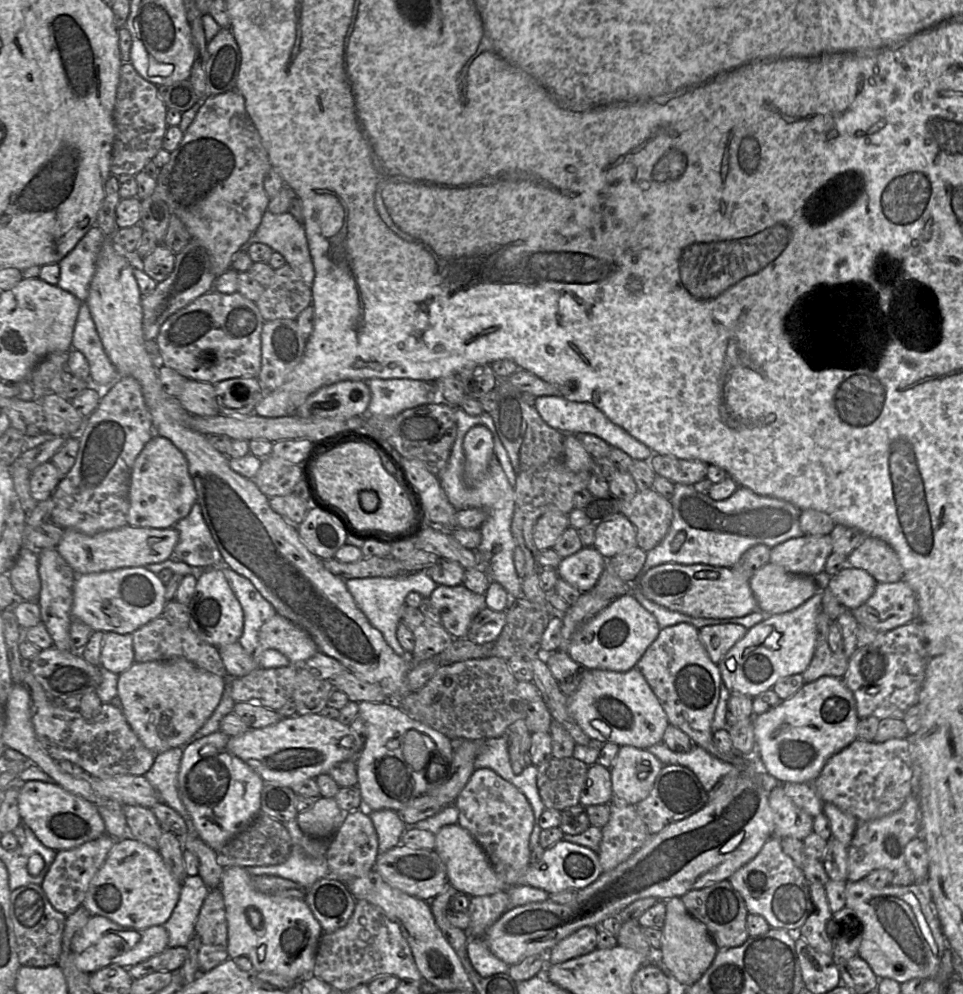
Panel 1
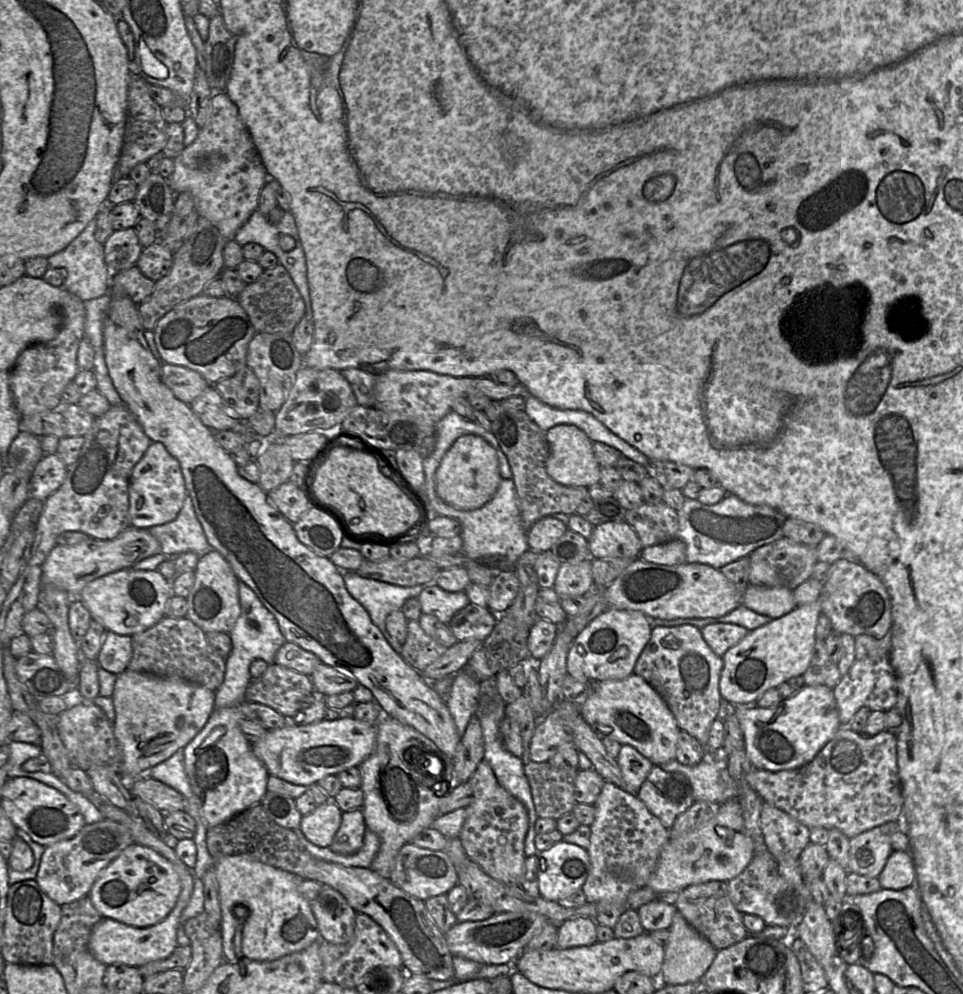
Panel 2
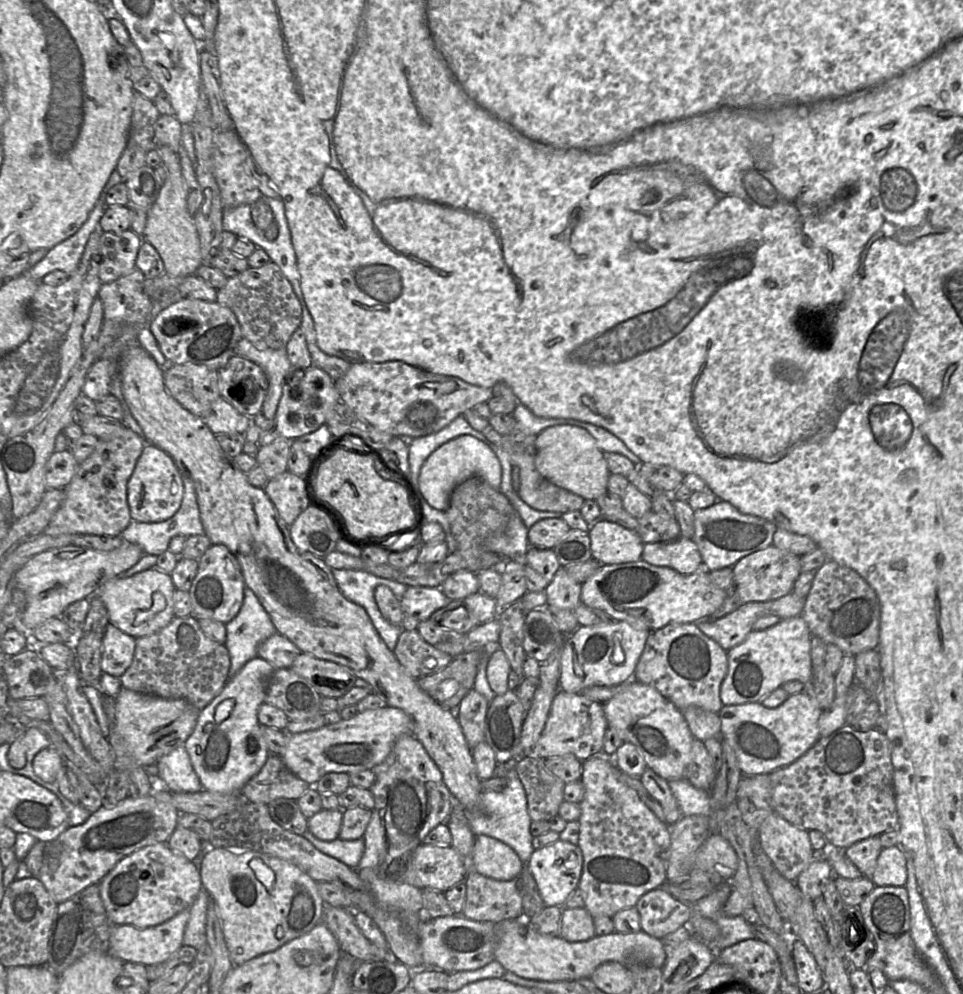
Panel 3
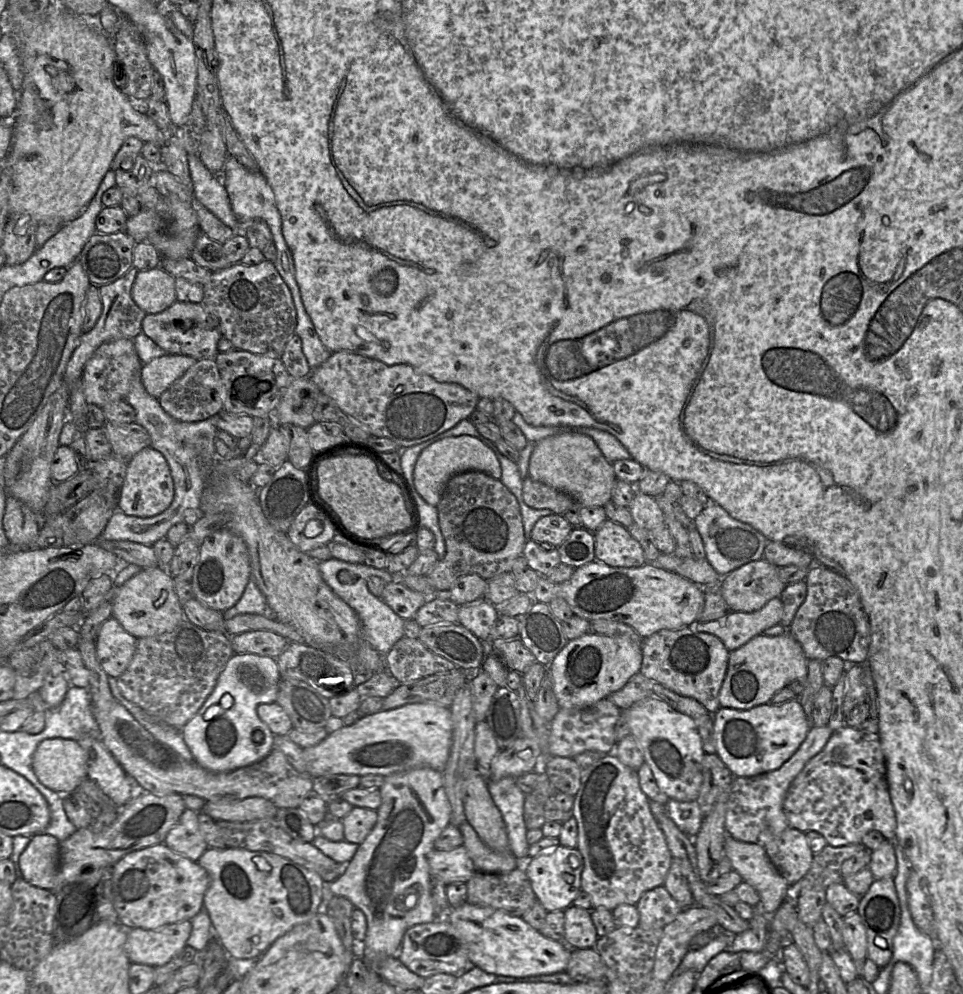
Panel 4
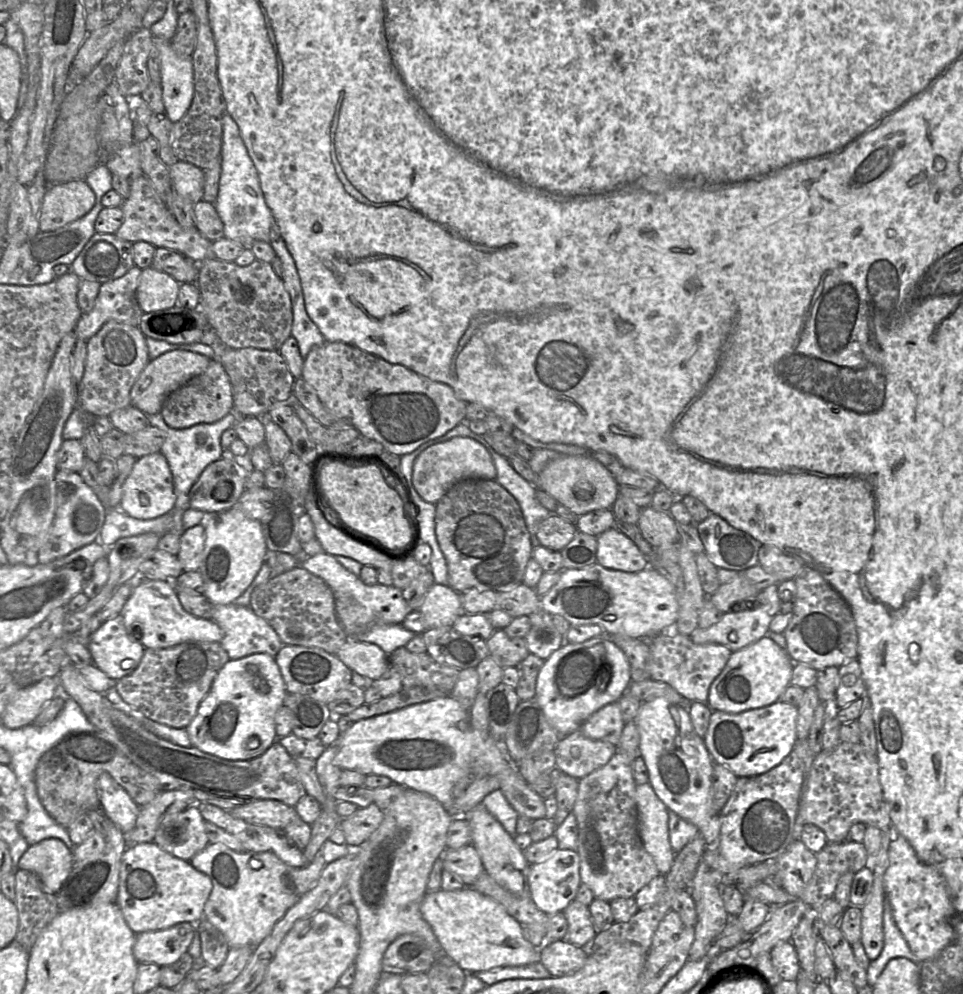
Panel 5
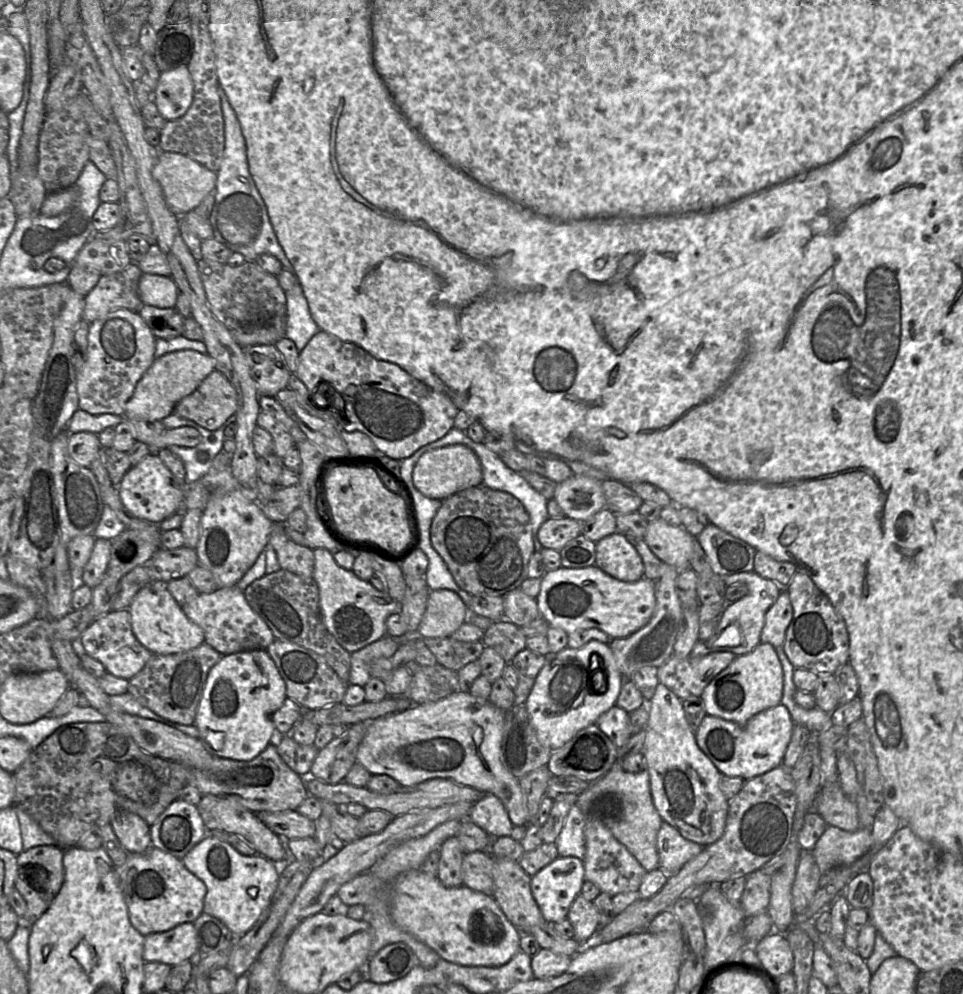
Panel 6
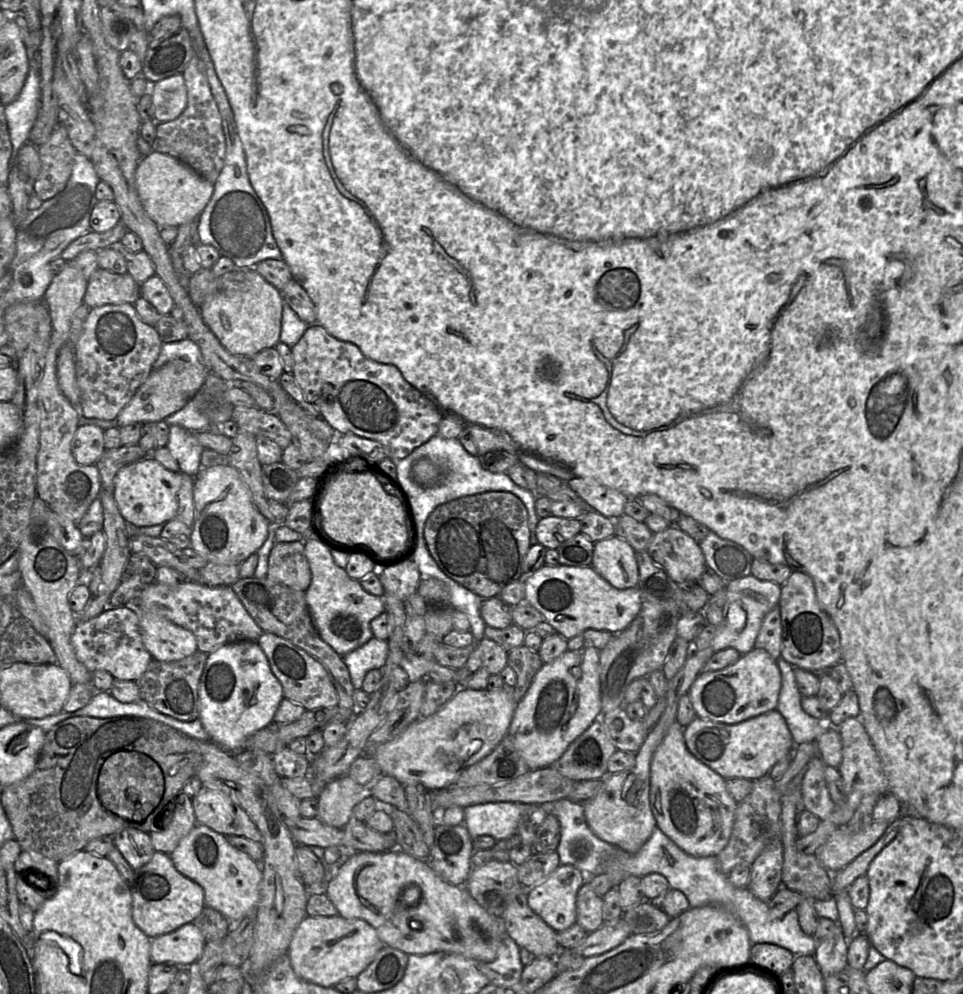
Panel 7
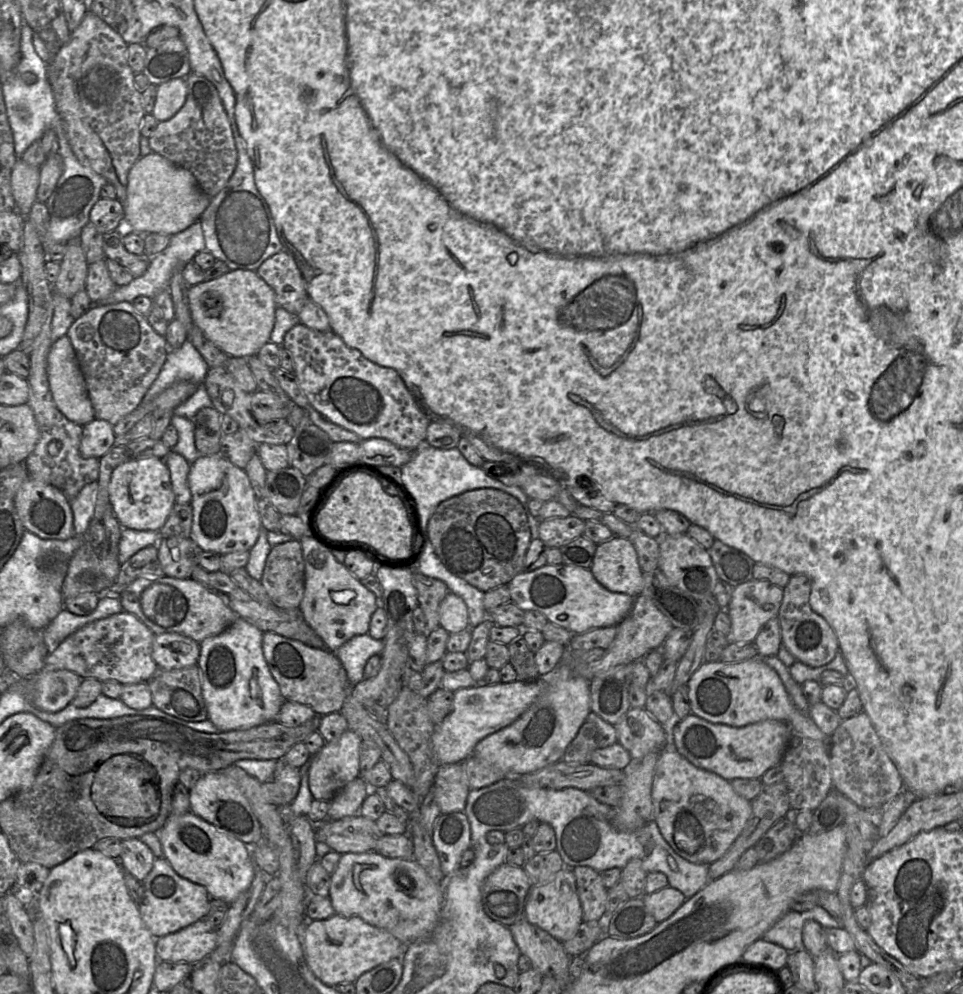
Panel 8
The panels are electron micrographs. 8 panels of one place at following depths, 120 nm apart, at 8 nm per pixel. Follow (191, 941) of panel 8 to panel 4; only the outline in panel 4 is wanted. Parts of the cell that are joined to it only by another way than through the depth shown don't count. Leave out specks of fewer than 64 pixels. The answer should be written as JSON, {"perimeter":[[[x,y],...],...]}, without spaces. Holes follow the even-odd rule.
{"perimeter":[[[190,920],[157,929],[128,929],[125,950],[131,963],[154,968],[163,966],[178,955],[191,935]]]}

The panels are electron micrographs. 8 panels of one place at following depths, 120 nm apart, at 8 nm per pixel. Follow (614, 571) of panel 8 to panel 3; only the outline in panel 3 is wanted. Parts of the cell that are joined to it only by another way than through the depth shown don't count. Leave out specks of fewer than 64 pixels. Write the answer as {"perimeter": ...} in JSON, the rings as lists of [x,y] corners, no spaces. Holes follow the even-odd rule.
{"perimeter":[[[602,518],[588,525],[592,558],[602,565],[641,560],[644,542],[636,531]]]}

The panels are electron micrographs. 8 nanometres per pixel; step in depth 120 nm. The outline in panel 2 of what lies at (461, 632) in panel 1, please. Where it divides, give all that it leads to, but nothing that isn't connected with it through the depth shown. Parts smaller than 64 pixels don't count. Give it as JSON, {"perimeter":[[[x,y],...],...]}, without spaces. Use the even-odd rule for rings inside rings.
{"perimeter":[[[435,582],[425,586],[418,600],[422,613],[434,615],[446,625],[456,612],[470,604],[465,591],[448,592]]]}

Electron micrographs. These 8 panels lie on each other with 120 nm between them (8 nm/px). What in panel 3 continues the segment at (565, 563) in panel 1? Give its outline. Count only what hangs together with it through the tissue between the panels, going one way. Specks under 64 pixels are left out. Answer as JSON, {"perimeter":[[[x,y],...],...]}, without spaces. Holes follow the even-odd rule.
{"perimeter":[[[560,567],[545,589],[546,607],[574,610],[580,603],[582,584],[572,579],[565,567]]]}

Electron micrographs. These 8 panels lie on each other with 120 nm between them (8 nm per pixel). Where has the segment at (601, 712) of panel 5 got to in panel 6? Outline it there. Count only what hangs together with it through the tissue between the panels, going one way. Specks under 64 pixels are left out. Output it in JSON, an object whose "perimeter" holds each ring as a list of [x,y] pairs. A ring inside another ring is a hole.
{"perimeter":[[[616,704],[607,712],[603,713],[597,719],[595,725],[617,748],[626,745],[633,735],[629,713]]]}

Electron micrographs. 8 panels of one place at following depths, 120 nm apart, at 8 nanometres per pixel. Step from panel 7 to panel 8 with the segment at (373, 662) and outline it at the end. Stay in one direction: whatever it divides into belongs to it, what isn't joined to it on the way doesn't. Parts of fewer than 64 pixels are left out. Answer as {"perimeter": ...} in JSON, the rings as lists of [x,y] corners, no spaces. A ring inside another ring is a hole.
{"perimeter":[[[367,633],[352,637],[332,652],[345,668],[350,684],[356,685],[364,680],[364,667],[368,659],[373,655],[380,655],[382,650],[382,640],[374,639]]]}

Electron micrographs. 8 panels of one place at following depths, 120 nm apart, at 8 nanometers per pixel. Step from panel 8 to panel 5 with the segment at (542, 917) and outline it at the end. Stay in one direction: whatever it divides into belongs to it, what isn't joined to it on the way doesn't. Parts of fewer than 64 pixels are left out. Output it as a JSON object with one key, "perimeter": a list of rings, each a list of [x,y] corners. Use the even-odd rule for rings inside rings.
{"perimeter":[[[557,848],[550,855],[530,865],[528,877],[530,897],[535,905],[548,916],[563,912],[575,899],[580,880],[580,858],[575,850]]]}

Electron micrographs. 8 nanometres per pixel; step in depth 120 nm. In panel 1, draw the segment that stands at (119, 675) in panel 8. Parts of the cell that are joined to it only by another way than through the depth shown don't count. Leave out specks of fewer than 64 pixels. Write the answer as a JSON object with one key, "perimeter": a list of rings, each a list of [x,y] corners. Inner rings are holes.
{"perimeter":[[[105,632],[101,649],[100,666],[117,675],[134,663],[132,634]]]}

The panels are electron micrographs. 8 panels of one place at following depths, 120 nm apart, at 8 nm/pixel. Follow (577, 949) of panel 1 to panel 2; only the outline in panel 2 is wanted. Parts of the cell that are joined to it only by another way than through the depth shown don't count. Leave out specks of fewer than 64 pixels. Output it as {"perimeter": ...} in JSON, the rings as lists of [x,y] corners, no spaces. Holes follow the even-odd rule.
{"perimeter":[[[575,918],[561,923],[557,929],[556,947],[568,949],[590,946],[597,941],[597,923],[589,918]]]}

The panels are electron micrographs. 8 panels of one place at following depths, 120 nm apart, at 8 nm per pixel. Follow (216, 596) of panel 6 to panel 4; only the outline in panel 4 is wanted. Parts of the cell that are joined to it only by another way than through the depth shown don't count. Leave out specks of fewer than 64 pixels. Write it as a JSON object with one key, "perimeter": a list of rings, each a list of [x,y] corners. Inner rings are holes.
{"perimeter":[[[259,630],[232,636],[230,643],[234,654],[256,654],[277,659],[290,642],[272,631]]]}

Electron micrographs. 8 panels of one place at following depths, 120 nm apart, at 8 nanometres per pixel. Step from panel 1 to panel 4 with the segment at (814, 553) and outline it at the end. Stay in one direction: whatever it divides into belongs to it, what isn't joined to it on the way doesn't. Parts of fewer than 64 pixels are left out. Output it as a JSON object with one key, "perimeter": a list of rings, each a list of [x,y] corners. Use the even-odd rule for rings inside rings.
{"perimeter":[[[765,559],[748,562],[720,578],[722,596],[732,611],[753,612],[769,600],[781,596],[786,584],[778,575],[778,567]]]}

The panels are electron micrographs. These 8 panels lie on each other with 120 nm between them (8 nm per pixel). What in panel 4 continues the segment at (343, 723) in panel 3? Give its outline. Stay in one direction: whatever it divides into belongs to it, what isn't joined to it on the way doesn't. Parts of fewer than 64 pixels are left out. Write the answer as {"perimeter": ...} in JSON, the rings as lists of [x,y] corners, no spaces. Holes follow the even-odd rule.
{"perimeter":[[[413,703],[373,714],[361,714],[354,724],[328,734],[315,746],[304,748],[303,755],[307,775],[312,779],[333,774],[387,777],[421,767],[443,772],[451,745],[450,708],[435,703]]]}

